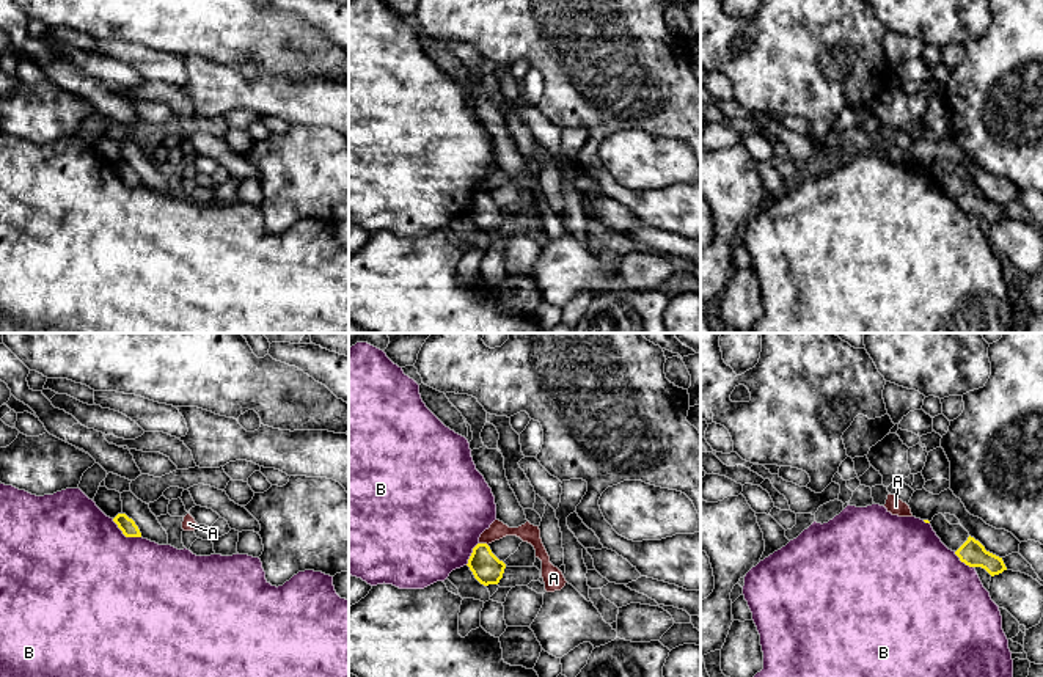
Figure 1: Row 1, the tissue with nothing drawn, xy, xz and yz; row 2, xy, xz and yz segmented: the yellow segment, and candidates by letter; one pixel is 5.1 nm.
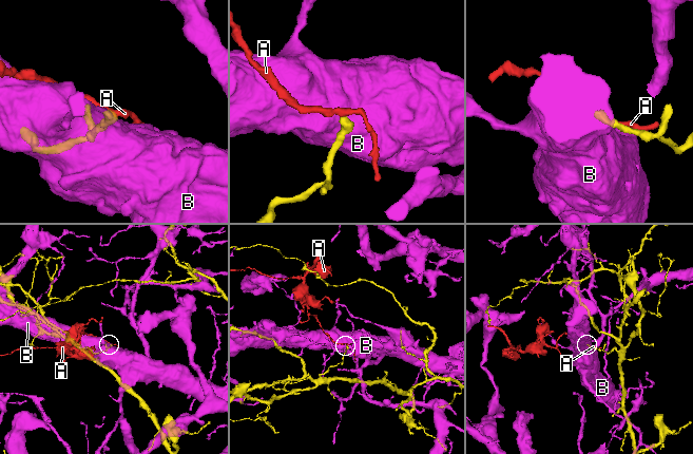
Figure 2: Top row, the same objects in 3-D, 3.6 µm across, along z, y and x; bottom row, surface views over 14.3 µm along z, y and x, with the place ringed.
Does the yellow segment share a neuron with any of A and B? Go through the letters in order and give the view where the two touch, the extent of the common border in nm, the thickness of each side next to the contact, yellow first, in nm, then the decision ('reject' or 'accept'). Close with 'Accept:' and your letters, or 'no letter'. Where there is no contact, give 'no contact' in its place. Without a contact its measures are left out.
A: xz | 50 nm | 160/100 nm | reject
B: xy | 180 nm | 80/500 nm | reject
Accept: no letter

